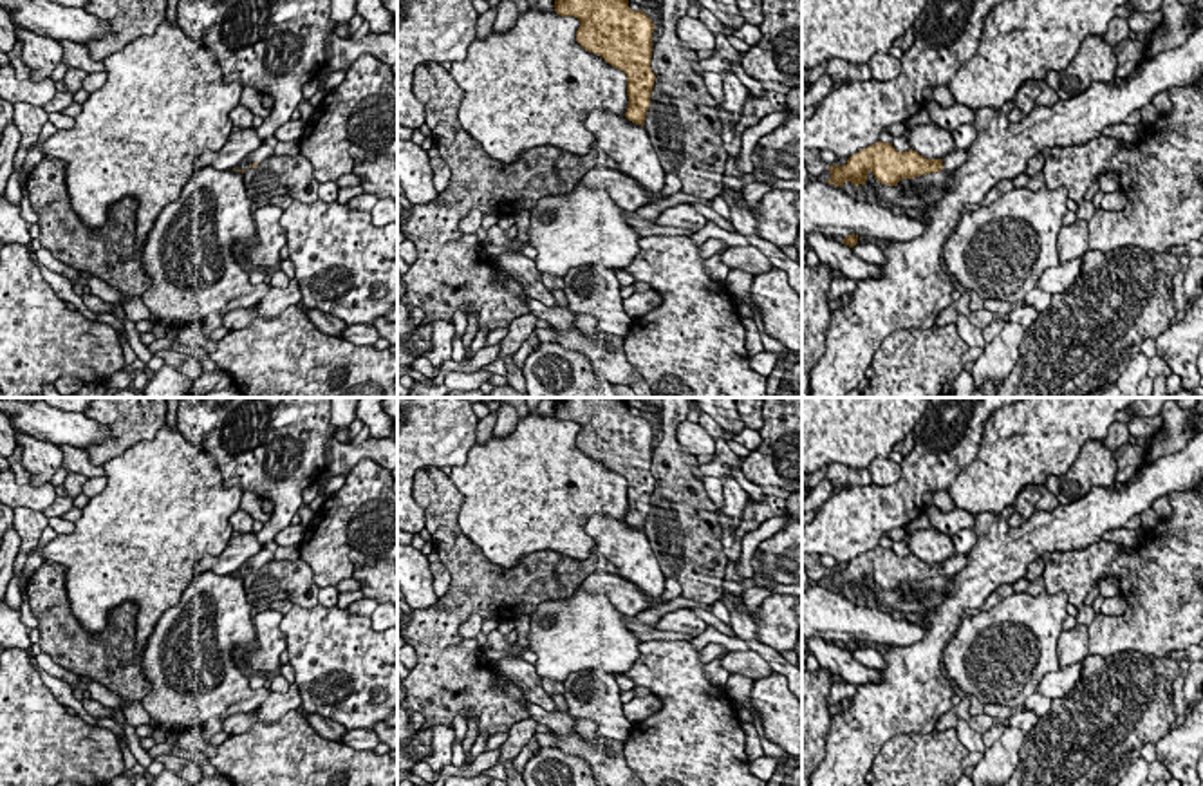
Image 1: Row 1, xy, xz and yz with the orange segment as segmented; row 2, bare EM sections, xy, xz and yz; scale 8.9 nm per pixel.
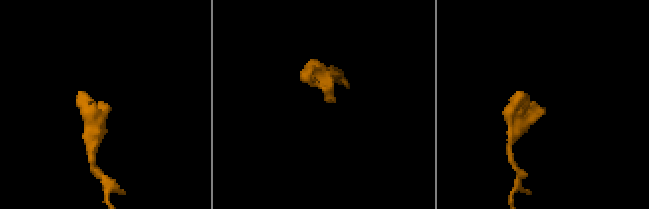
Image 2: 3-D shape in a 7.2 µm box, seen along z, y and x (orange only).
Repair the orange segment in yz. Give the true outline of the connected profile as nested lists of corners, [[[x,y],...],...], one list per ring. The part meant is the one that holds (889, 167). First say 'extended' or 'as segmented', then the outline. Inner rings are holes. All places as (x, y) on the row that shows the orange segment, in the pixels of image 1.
extended; [[[874,143],[847,159],[844,166],[829,166],[829,184],[844,188],[847,181],[854,186],[867,182],[871,172],[881,184],[896,186],[901,179],[914,179],[936,172],[956,172],[966,161],[966,150],[954,148],[943,159],[927,159],[916,150],[898,152],[892,143]]]

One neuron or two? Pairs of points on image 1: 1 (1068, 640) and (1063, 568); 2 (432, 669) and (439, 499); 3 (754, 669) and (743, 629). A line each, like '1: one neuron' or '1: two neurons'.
1: two neurons
2: one neuron
3: two neurons

